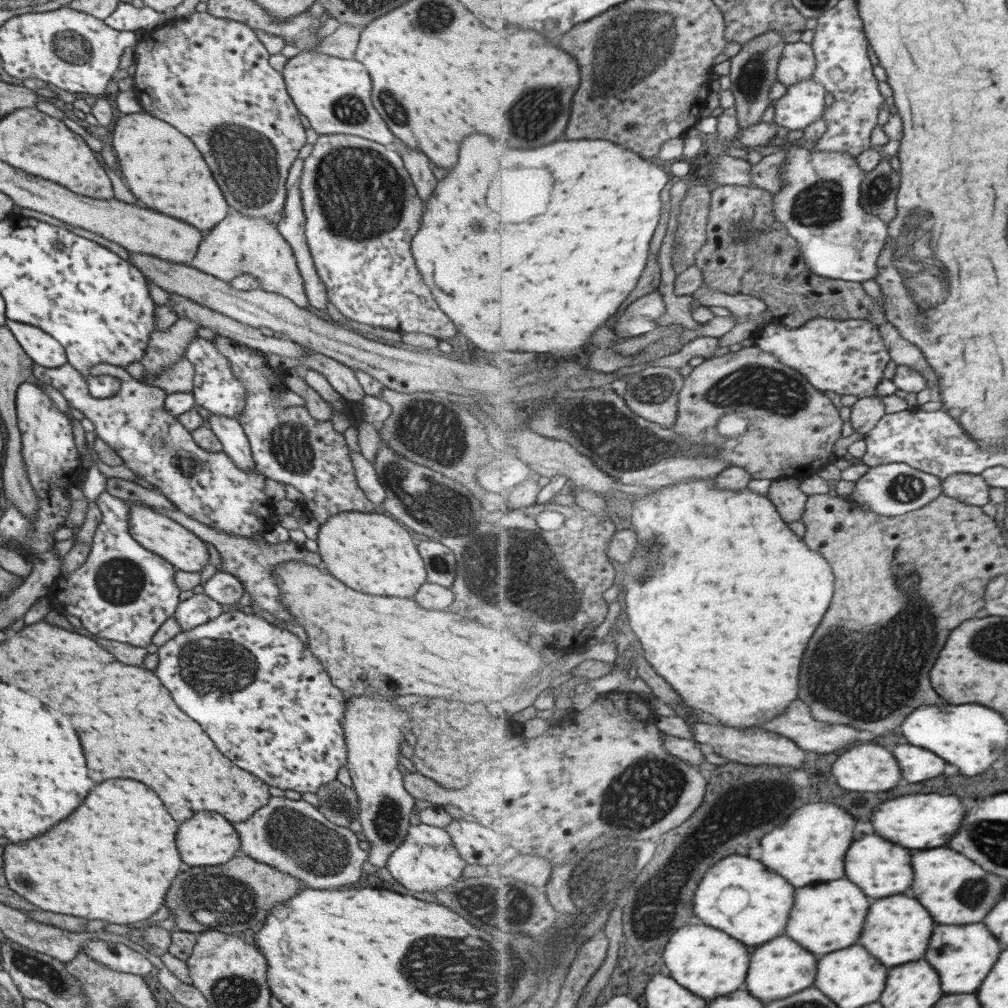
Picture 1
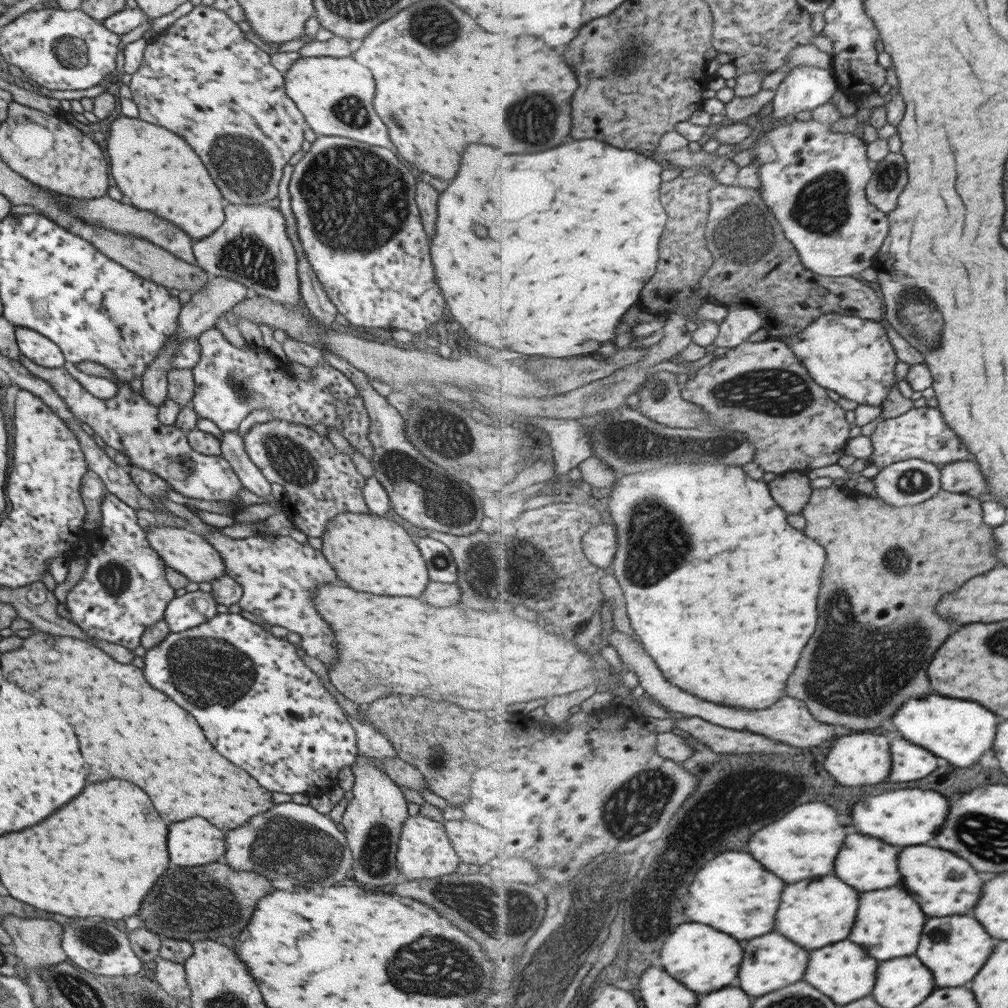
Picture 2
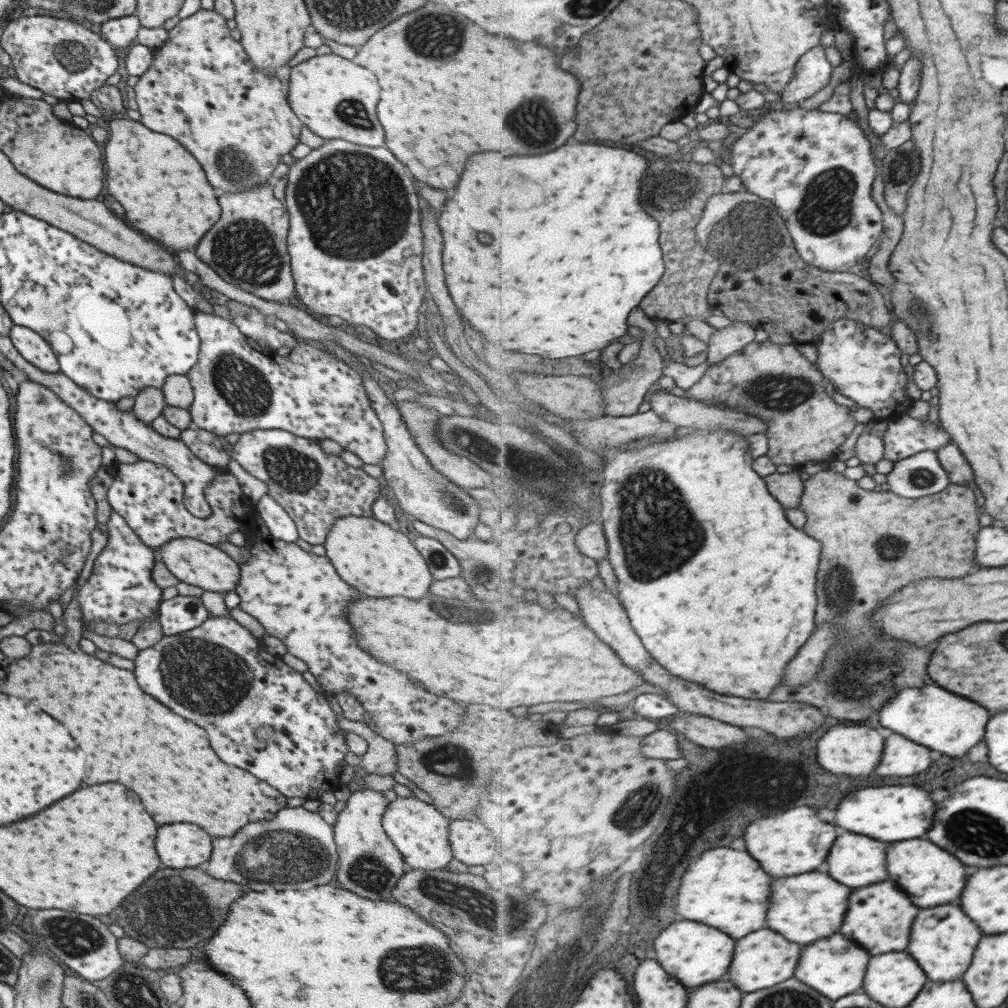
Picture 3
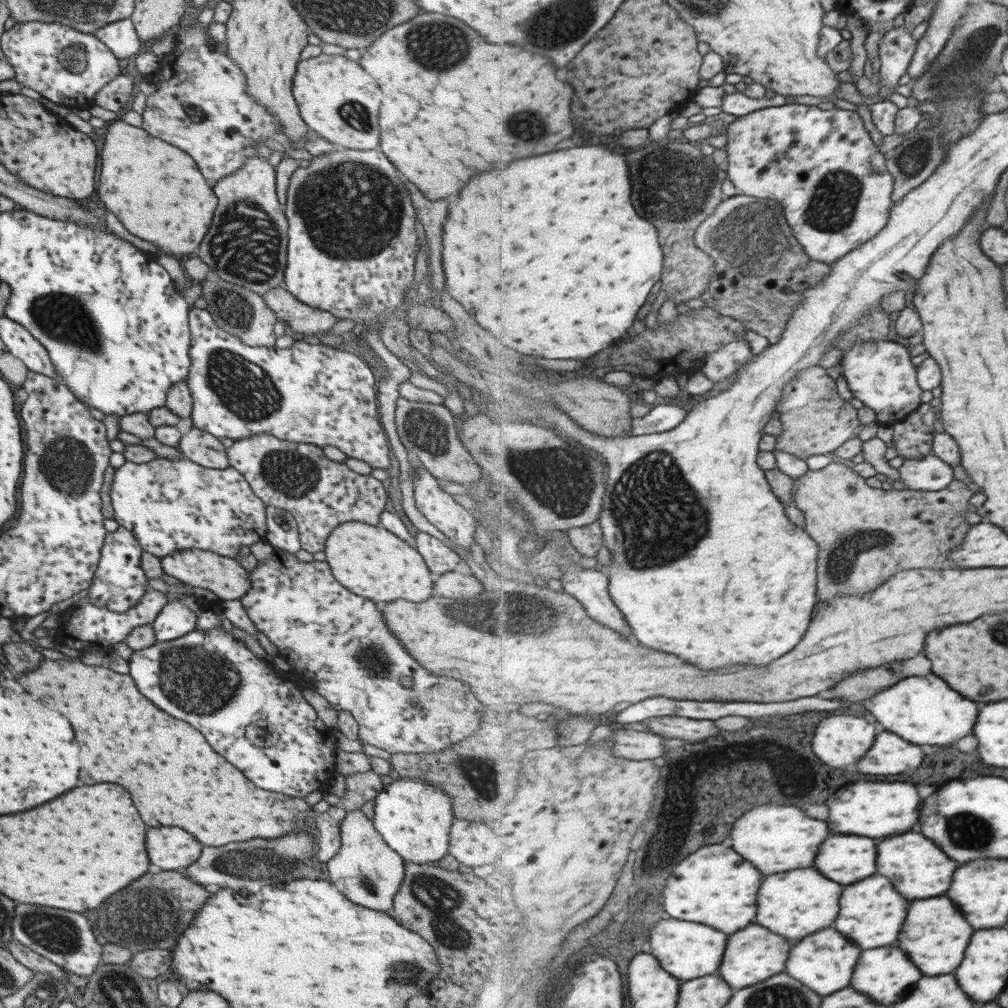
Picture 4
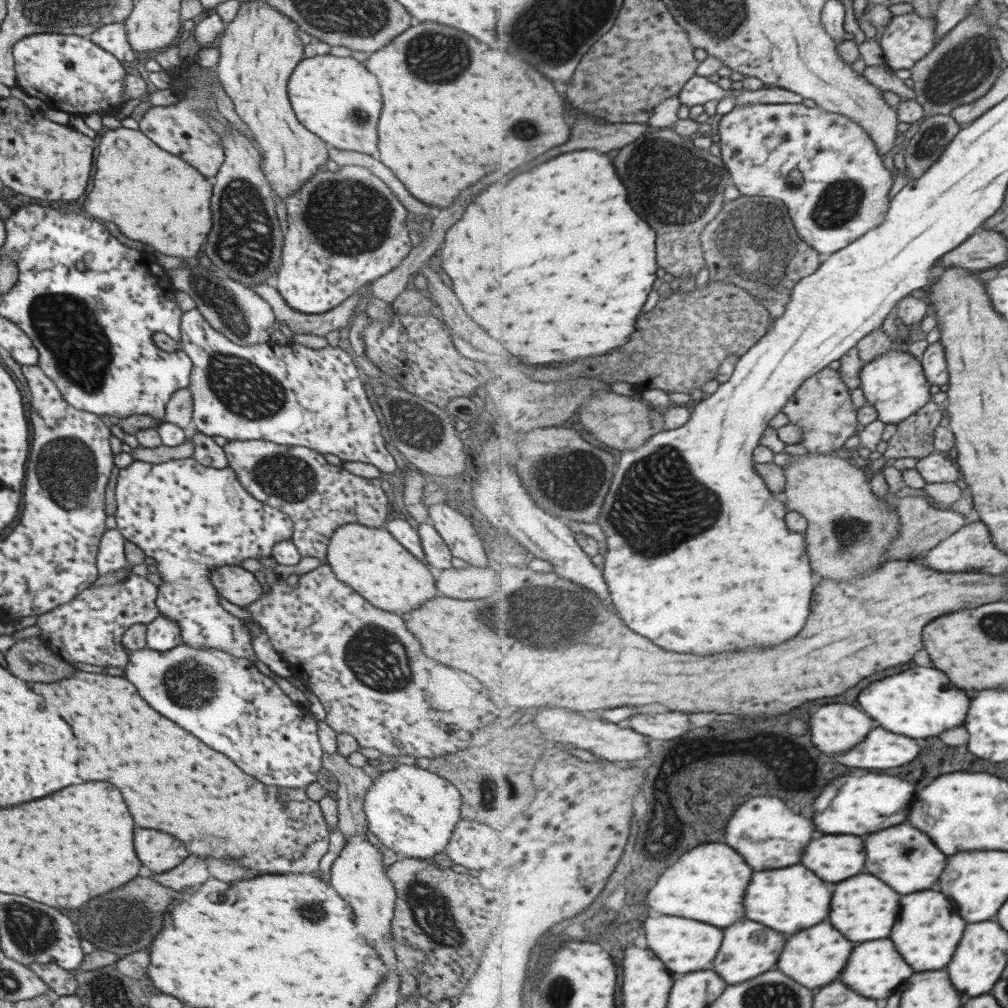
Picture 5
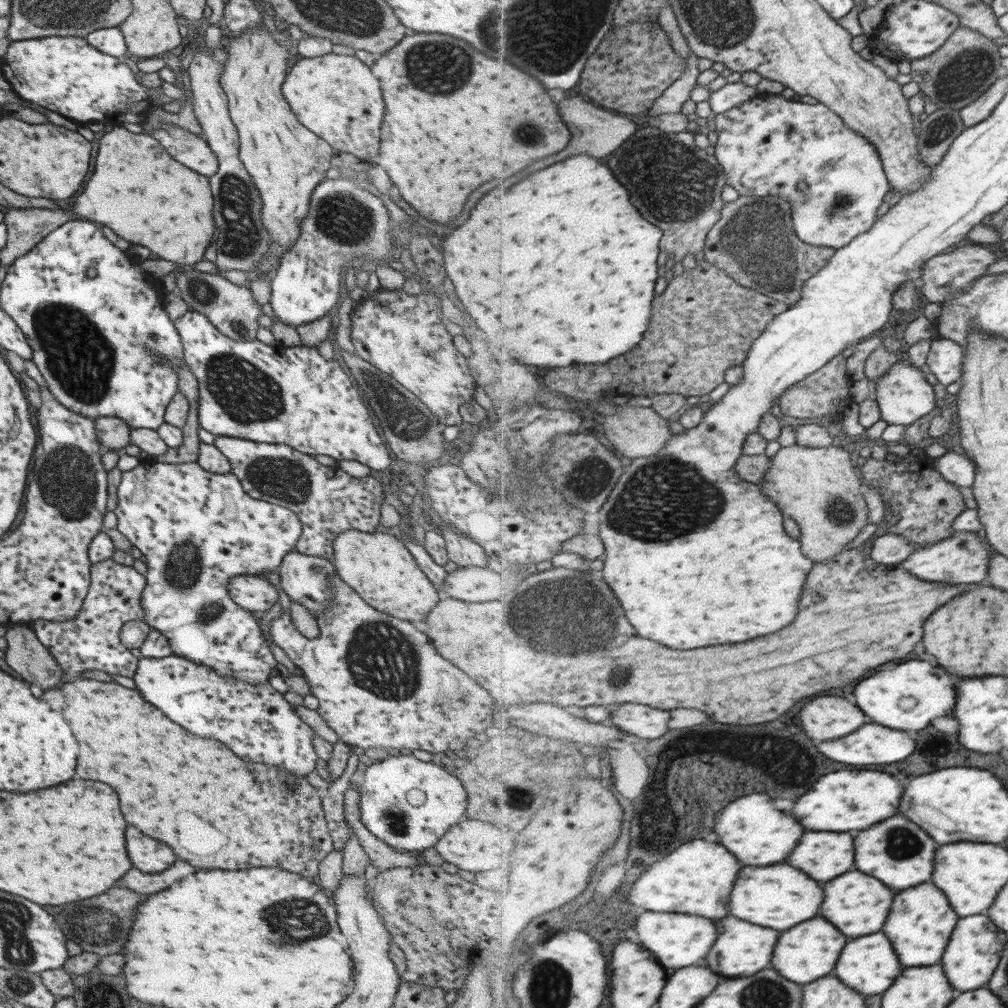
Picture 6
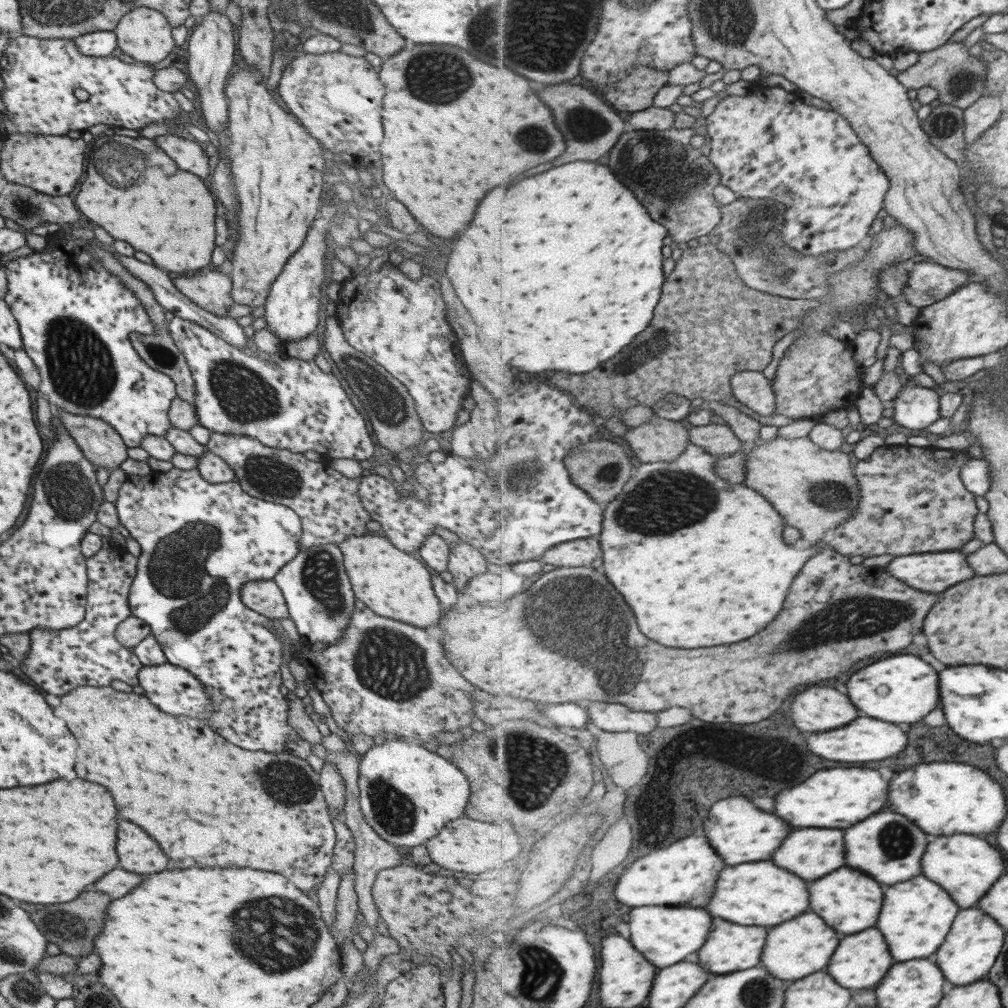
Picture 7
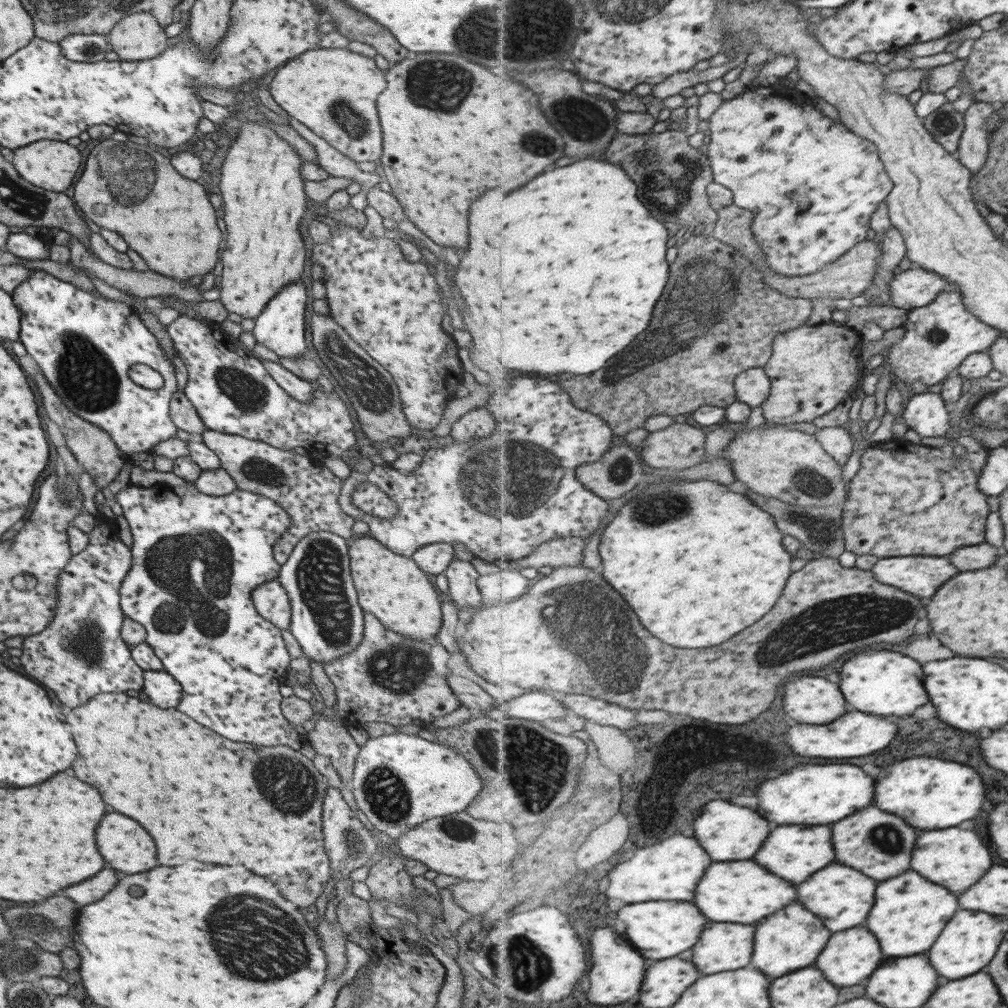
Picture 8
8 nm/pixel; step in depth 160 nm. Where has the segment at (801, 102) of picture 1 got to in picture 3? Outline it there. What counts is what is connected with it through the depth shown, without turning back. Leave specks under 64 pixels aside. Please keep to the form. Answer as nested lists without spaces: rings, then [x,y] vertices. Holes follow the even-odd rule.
[[[819,45],[809,50],[801,58],[792,81],[781,95],[782,103],[801,103],[821,92],[831,82],[833,68],[825,46]]]

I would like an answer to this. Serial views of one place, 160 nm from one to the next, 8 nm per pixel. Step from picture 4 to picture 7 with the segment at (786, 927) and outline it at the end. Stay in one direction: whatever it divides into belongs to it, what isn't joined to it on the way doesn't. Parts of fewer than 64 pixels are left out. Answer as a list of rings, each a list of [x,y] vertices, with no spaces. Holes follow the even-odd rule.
[[[745,862],[741,866],[725,868],[721,882],[717,884],[717,898],[713,898],[713,902],[709,904],[709,912],[719,918],[729,918],[731,922],[741,922],[743,926],[777,926],[807,912],[809,904],[809,886],[797,874],[775,866],[773,862]]]

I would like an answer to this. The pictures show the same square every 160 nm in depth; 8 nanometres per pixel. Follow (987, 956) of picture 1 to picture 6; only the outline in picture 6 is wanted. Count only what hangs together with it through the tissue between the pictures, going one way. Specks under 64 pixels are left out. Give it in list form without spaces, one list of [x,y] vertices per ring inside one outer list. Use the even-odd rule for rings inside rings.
[[[927,882],[925,886],[915,886],[913,890],[903,890],[897,894],[897,902],[893,902],[893,914],[889,914],[889,926],[885,926],[885,934],[893,946],[897,946],[905,966],[933,966],[941,962],[957,922],[959,916],[949,904],[945,892]]]

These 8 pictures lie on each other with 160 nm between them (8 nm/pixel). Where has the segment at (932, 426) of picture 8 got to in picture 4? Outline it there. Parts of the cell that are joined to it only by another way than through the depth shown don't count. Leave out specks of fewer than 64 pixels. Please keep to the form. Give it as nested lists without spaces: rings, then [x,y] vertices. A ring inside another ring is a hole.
[[[859,341],[843,355],[838,369],[848,380],[854,396],[879,415],[880,424],[889,424],[892,420],[899,423],[923,404],[918,367],[911,360],[909,347],[899,342]]]

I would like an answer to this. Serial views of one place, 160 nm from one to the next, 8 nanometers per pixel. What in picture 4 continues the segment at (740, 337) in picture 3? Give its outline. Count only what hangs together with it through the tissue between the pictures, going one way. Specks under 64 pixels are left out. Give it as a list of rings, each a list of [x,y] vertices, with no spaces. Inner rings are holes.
[[[745,339],[730,342],[706,358],[702,371],[713,381],[719,382],[741,369],[745,363],[754,358],[751,346]]]

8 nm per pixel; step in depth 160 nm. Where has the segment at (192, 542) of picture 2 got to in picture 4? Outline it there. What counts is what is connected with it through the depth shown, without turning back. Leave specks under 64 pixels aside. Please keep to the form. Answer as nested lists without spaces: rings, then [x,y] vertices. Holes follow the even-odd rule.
[[[201,549],[178,550],[160,558],[161,570],[181,583],[197,586],[213,592],[217,603],[239,599],[249,590],[249,576],[235,558],[219,556],[211,551]]]

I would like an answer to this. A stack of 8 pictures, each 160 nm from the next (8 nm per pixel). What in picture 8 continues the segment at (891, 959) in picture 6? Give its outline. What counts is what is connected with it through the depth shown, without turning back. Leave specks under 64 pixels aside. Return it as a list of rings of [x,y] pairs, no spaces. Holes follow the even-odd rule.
[[[857,926],[857,930],[845,930],[839,934],[833,934],[833,942],[829,942],[829,950],[821,954],[817,960],[817,966],[823,970],[823,974],[837,986],[857,986],[863,980],[867,980],[883,962],[883,952],[879,940],[875,942],[875,934],[867,930],[865,926]]]

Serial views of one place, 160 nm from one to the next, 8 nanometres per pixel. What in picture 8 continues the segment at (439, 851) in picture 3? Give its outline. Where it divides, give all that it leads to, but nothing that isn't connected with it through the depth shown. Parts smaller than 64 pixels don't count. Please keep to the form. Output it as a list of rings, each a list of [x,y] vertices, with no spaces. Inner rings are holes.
[[[397,731],[367,739],[357,753],[349,785],[355,806],[376,830],[394,840],[429,818],[465,810],[481,790],[481,782],[469,762],[455,752]]]

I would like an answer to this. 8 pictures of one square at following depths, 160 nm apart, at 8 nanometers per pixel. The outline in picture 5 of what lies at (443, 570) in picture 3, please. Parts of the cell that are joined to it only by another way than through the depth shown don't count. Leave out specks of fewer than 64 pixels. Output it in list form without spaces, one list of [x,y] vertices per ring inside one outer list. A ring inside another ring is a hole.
[[[429,522],[419,524],[417,535],[426,564],[440,570],[451,567],[451,553]]]

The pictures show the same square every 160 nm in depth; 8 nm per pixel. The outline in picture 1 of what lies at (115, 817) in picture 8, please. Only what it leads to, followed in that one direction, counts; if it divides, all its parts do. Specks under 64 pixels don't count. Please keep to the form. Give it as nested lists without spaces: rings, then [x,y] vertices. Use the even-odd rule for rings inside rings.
[[[197,812],[189,820],[179,824],[177,830],[177,850],[181,862],[187,866],[217,866],[225,864],[235,857],[235,852],[240,848],[237,831],[232,823],[226,821],[225,817],[209,812]]]

